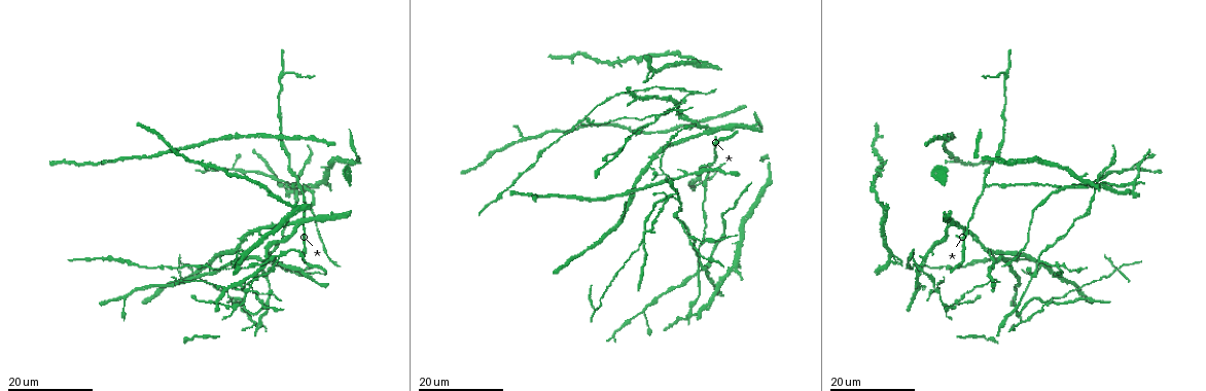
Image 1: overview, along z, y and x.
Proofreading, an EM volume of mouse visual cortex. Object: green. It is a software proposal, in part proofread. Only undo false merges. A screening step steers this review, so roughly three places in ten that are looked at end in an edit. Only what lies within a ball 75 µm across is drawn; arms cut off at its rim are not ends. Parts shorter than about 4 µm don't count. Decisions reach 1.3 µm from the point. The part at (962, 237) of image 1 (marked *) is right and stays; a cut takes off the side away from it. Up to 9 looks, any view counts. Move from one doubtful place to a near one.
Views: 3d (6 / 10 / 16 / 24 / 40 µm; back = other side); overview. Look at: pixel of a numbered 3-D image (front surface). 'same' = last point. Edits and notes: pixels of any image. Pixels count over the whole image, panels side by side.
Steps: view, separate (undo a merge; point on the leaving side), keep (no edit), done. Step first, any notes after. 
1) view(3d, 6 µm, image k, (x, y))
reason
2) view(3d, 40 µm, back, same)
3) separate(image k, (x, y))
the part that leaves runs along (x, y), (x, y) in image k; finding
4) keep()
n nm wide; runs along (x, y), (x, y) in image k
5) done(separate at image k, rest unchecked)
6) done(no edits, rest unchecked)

view(3d, 24 µm, image 1, (699, 270))
four or more arms meet

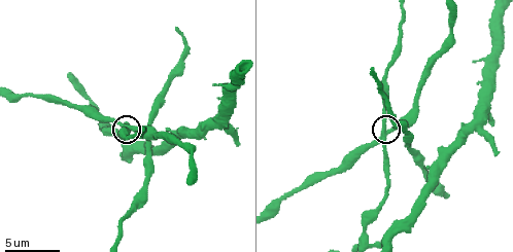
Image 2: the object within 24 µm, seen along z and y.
view(3d, 10 µm, image 2, (388, 130))
closer look

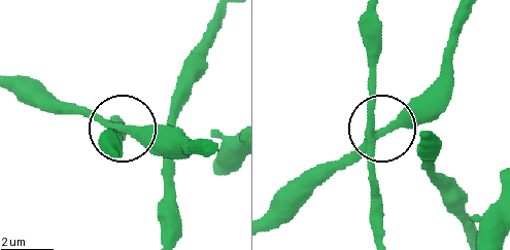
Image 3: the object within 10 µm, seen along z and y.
keep()
4 arms; runs along (376, 16), (376, 193) in image 3; continuous, no second neuron

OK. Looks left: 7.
view(3d, 24 µm, image 1, (1060, 264))
a fork

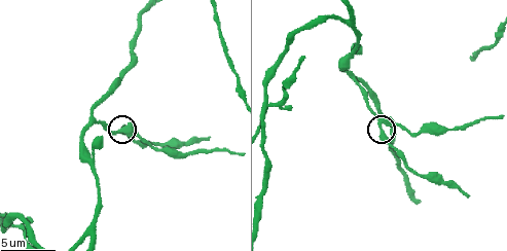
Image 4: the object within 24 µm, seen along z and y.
view(3d, 10 µm, image 4, (387, 122))
closer look

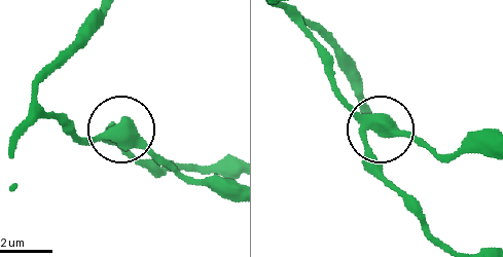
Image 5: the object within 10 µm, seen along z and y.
keep()
440 nm wide; one neuron here

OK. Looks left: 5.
view(3d, 16 µm, image 1, (644, 233))
four-way junction

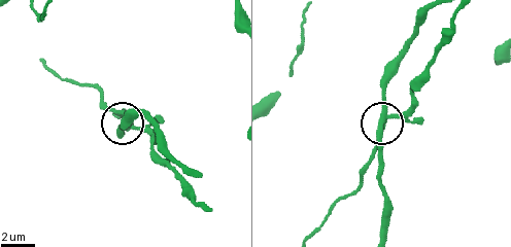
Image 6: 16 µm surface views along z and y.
view(3d, 10 µm, image 6, (384, 121))
zoom in

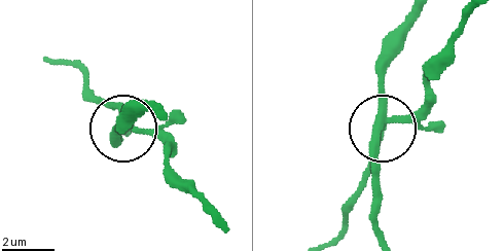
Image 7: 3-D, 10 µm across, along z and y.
separate(image 7, (426, 129))
310 nm wide; a second neuron is stuck on

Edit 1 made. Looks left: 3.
view(overview)

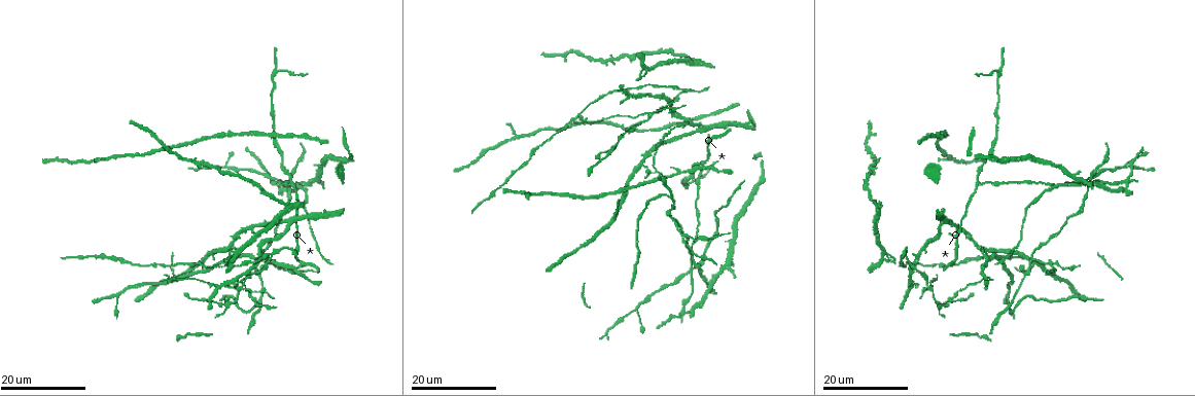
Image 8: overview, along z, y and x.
view(3d, 16 µm, image 8, (998, 72))
three arms meet

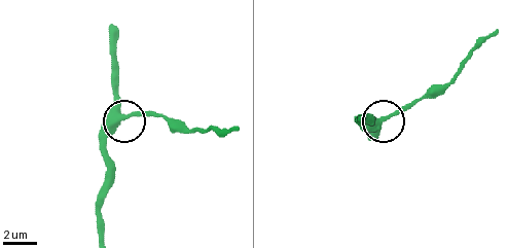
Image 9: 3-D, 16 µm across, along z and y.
view(3d, 6 µm, image 9, (380, 121))

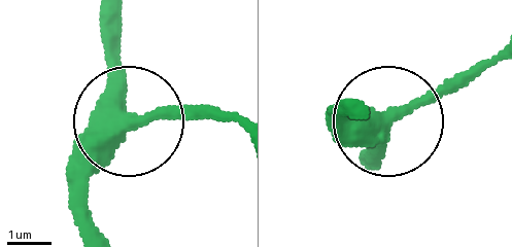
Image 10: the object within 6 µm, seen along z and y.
keep()
390 nm wide; runs along (347, 115), (381, 119), (381, 167) in image 10; continuous, no second neuron

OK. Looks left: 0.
done(separate at image 7, rest unchecked)

